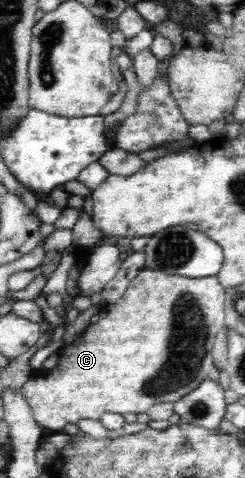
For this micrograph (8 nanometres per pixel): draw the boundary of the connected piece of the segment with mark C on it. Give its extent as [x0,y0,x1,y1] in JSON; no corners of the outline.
[21,269,226,433]

